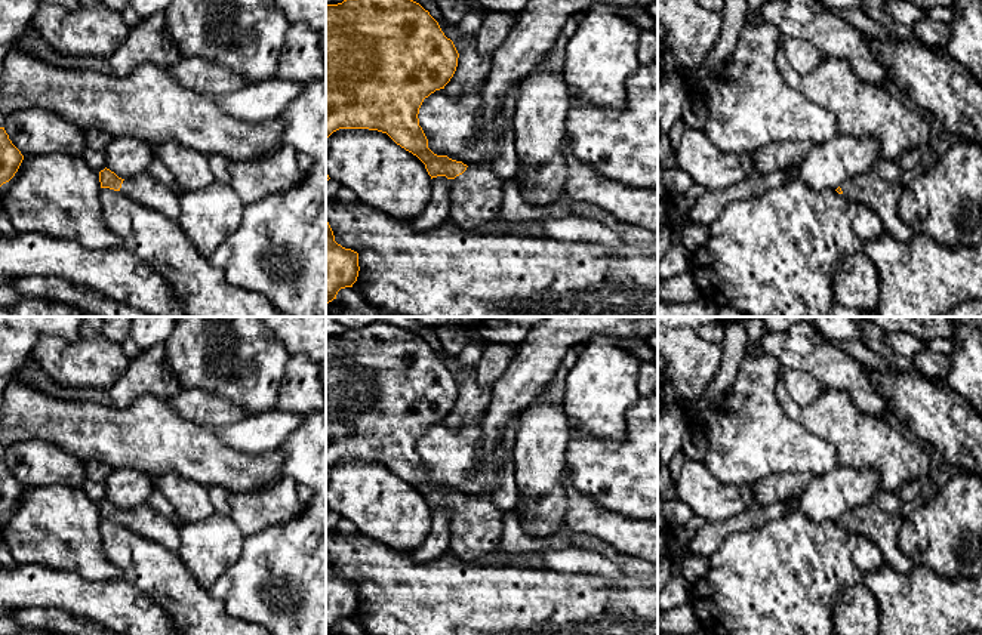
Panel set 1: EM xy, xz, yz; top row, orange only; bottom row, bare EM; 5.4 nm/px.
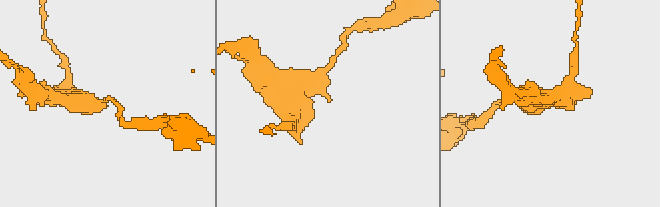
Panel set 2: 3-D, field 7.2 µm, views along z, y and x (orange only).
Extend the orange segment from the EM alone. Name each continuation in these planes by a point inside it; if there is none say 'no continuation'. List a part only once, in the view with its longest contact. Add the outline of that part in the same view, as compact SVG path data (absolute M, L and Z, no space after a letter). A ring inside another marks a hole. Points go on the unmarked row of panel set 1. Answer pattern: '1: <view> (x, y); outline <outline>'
1: xz (476, 526); outline M467 499L450 514L450 551L465 561L475 561L498 551L505 511L487 499Z

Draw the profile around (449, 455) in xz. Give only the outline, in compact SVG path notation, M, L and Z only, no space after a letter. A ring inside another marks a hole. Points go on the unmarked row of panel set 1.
M481 419L459 429L450 429L444 420L424 431L419 440L428 480L468 499L489 499L499 486L504 465L504 441L484 459L477 457Z

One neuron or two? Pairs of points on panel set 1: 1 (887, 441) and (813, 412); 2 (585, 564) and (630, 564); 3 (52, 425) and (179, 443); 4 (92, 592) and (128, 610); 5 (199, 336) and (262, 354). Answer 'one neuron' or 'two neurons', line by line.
1: one neuron
2: two neurons
3: one neuron
4: one neuron
5: one neuron

